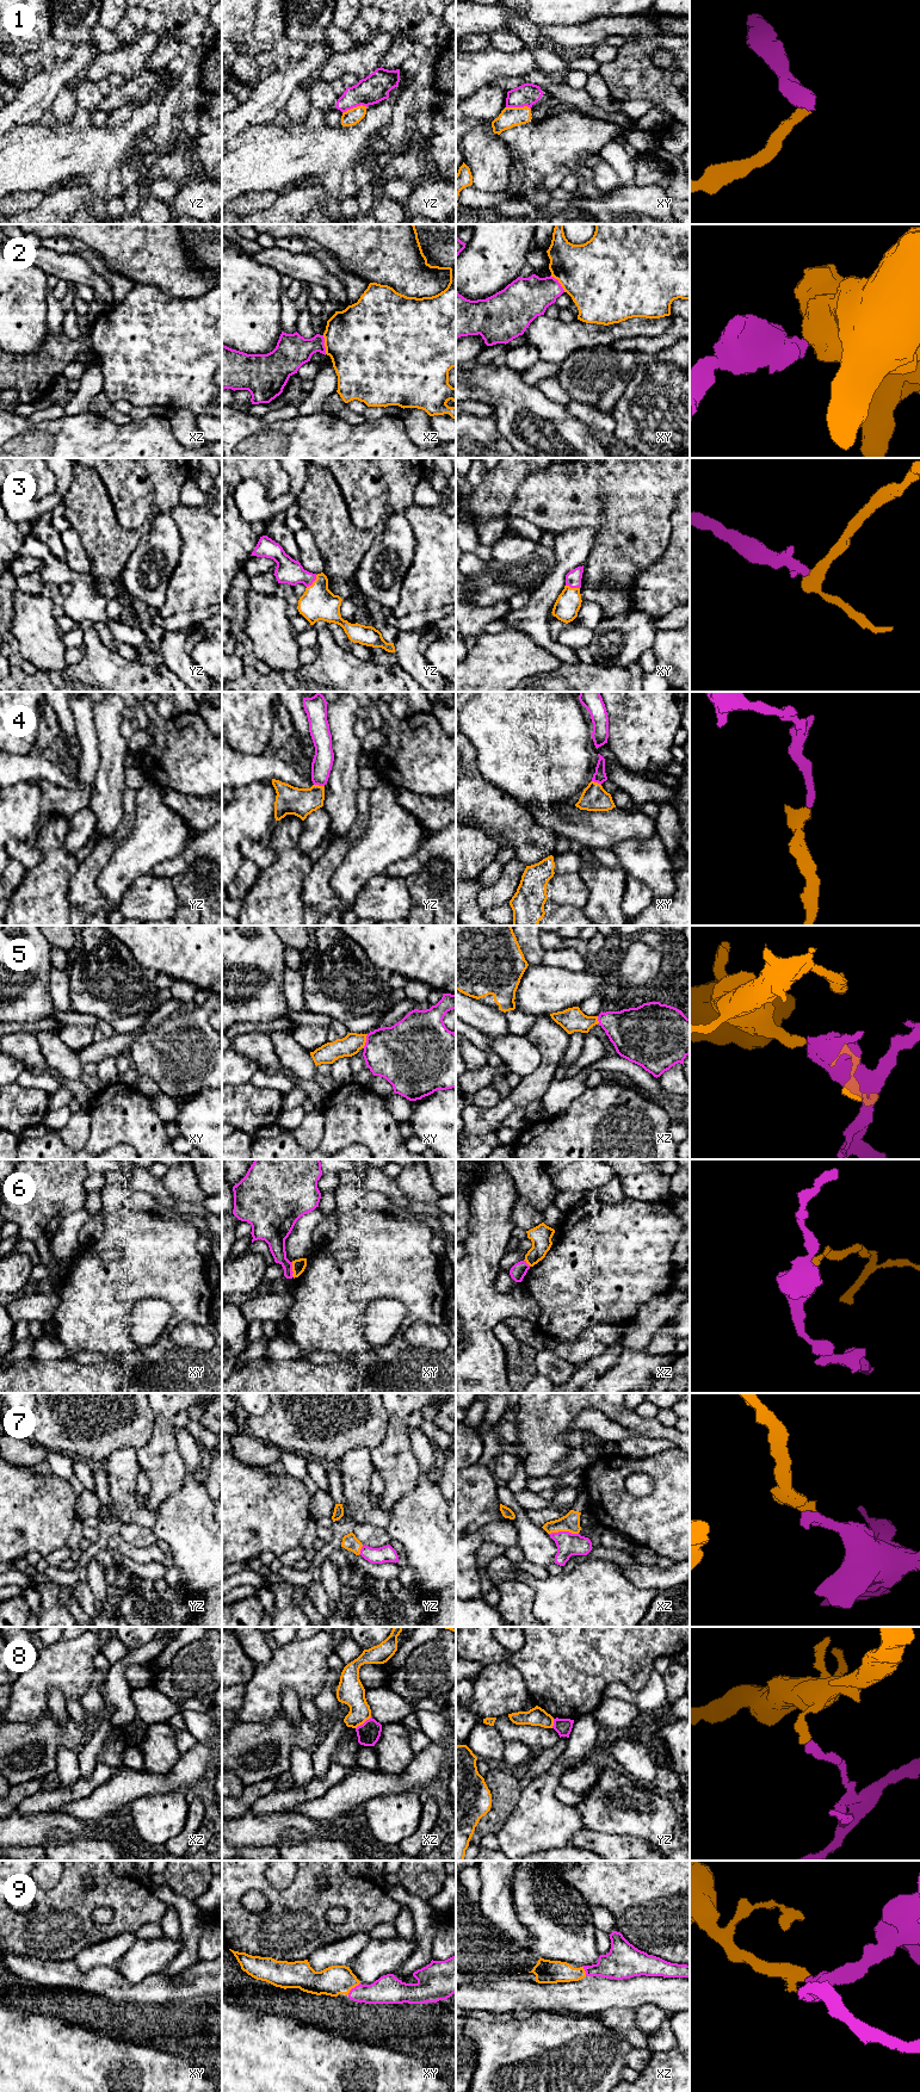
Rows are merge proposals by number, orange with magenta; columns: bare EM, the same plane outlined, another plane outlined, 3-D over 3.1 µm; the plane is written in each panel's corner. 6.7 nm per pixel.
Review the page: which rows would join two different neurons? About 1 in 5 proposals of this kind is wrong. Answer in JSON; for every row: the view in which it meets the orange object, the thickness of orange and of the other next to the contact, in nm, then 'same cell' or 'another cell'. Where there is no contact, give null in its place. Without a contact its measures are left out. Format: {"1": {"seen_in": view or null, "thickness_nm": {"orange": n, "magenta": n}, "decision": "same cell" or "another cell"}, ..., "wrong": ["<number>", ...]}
{"1": {"seen_in": "yz", "thickness_nm": {"orange": 110, "magenta": 190}, "decision": "another cell"}, "2": {"seen_in": "xz", "thickness_nm": {"orange": 480, "magenta": 220}, "decision": "another cell"}, "3": {"seen_in": "yz", "thickness_nm": {"orange": 240, "magenta": 170}, "decision": "same cell"}, "4": {"seen_in": "yz", "thickness_nm": {"orange": 190, "magenta": 140}, "decision": "same cell"}, "5": {"seen_in": "xy", "thickness_nm": {"orange": 140, "magenta": 380}, "decision": "same cell"}, "6": {"seen_in": "xy", "thickness_nm": {"orange": 90, "magenta": 140}, "decision": "another cell"}, "7": {"seen_in": "xz", "thickness_nm": {"orange": 120, "magenta": 150}, "decision": "same cell"}, "8": {"seen_in": "xz", "thickness_nm": {"orange": 180, "magenta": 150}, "decision": "another cell"}, "9": {"seen_in": "xy", "thickness_nm": {"orange": 200, "magenta": 190}, "decision": "same cell"}, "wrong": ["1", "2", "6", "8"]}

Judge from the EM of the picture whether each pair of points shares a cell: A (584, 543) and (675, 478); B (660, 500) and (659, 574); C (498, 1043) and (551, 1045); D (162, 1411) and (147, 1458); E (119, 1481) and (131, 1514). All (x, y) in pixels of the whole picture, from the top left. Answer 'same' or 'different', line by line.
A: different
B: different
C: different
D: same
E: same

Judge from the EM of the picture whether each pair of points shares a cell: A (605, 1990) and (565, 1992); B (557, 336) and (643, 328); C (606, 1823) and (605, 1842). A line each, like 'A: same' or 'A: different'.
A: same
B: same
C: different

